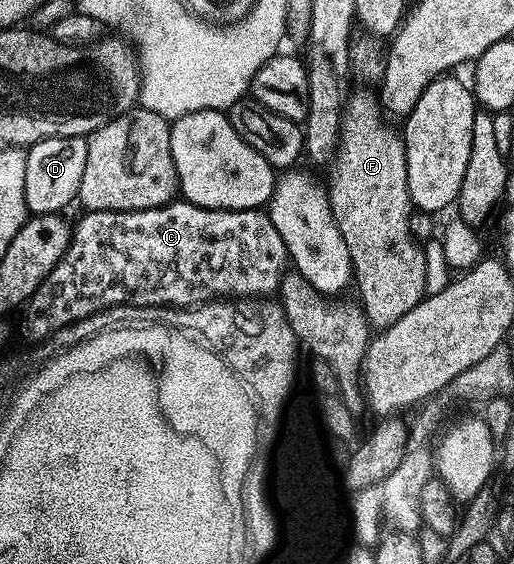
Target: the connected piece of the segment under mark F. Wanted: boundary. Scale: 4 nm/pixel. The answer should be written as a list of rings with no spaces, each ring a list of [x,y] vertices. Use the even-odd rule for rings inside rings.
[[[355,113],[342,118],[342,137],[337,152],[335,183],[329,187],[333,219],[349,247],[353,266],[353,279],[363,295],[361,308],[376,330],[384,331],[397,323],[407,311],[418,305],[427,288],[427,257],[415,246],[411,225],[407,216],[413,213],[409,187],[407,186],[407,156],[402,136],[390,133],[381,122],[367,113]]]

